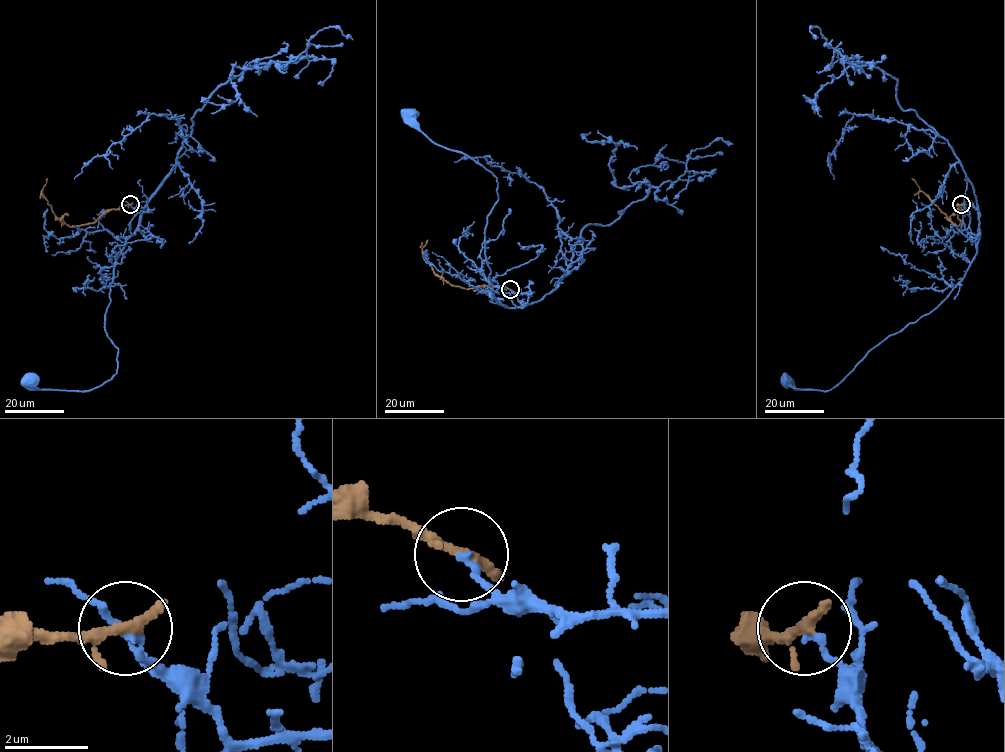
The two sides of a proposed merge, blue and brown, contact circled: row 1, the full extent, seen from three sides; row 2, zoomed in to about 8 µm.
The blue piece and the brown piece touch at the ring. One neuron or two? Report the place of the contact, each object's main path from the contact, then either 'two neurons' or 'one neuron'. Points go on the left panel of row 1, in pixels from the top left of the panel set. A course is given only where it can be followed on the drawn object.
at (130, 204); blue runs (130, 205), (137, 213), (135, 234), (114, 267), (105, 314), (117, 372), (86, 391), (37, 389), (31, 381); brown runs (130, 205), (105, 211), (94, 222), (69, 226), (56, 216), (42, 194), (47, 178); two neurons

